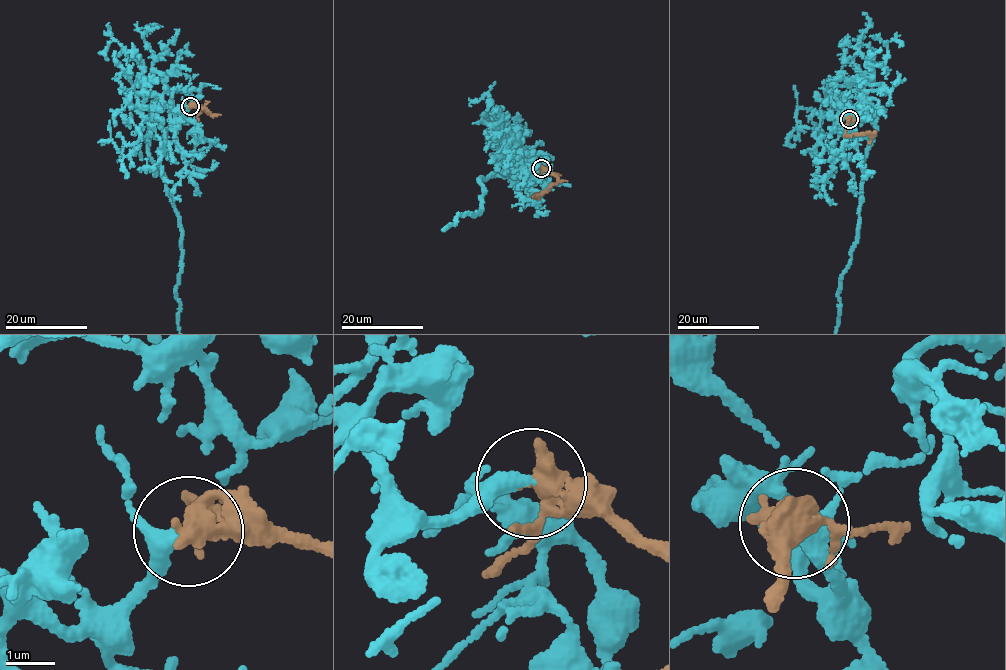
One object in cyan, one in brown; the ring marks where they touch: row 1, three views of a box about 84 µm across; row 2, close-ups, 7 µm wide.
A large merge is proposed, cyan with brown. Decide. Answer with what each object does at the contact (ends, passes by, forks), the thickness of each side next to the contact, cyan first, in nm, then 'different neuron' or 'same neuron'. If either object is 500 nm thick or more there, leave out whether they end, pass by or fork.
cyan passes by; brown passes by; 260 nm thick on the cyan side, 360 nm on the other; same neuron

